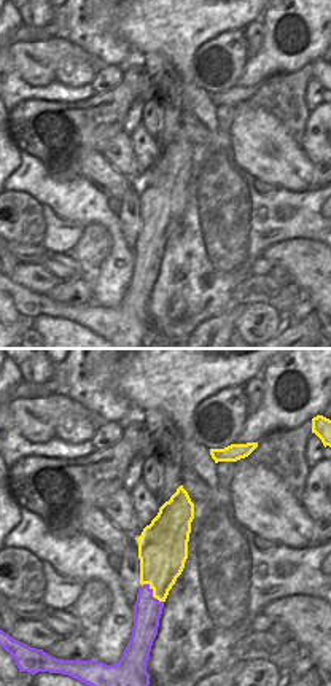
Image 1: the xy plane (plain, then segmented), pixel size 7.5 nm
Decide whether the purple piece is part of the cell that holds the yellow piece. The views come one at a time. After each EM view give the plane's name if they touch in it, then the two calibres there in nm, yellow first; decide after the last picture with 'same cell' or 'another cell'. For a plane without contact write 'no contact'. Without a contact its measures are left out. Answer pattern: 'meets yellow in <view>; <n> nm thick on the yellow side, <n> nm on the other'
meets yellow in xy; 340 nm thick on the yellow side, 220 nm on the other

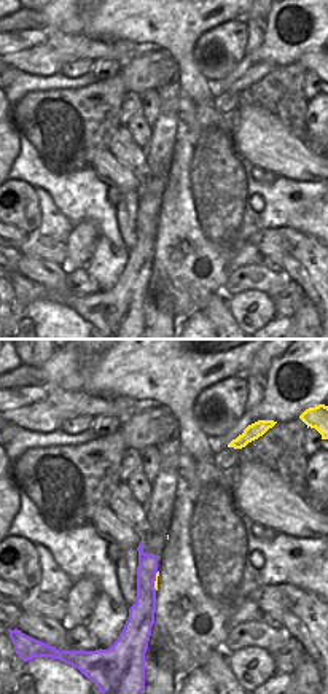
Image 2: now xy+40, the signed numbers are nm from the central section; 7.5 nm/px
meets yellow in xy+40; 20 nm thick on the yellow side, 190 nm on the other

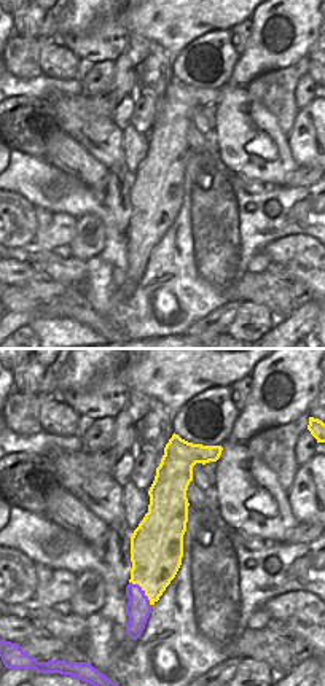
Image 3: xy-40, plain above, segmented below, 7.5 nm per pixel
meets yellow in xy-40; 360 nm thick on the yellow side, 180 nm on the other

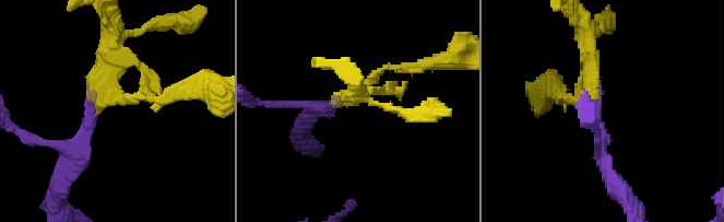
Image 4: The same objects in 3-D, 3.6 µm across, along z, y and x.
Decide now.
same cell

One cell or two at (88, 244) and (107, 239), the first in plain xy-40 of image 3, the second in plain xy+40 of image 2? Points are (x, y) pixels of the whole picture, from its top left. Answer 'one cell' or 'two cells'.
two cells

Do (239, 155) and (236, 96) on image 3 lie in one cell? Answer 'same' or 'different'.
same

